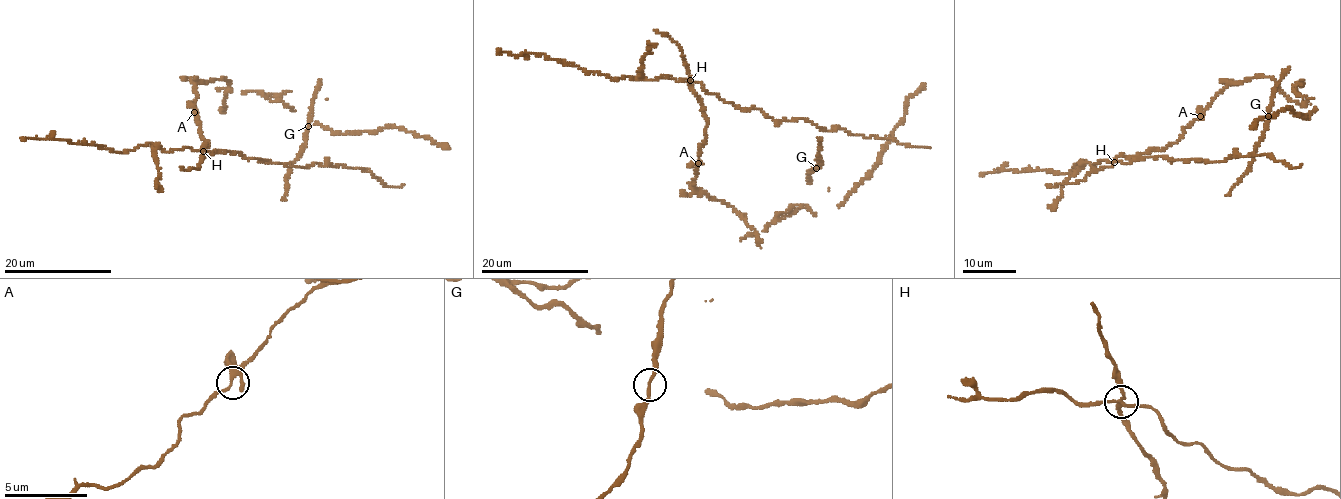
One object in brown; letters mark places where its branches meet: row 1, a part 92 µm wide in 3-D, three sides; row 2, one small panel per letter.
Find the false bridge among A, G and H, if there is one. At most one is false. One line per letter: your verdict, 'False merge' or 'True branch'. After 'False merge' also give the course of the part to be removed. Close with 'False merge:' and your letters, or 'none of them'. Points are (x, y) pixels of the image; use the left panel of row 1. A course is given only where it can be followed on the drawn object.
A: True branch
G: True branch
H: False merge. Course of the part to remove: (202, 151), (212, 155), (227, 150), (261, 161), (305, 167), (361, 168), (386, 186), (405, 184)
False merge: H

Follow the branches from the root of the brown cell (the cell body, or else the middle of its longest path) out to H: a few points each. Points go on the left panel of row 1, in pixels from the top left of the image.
H: (196, 112), (200, 136), (209, 142), (202, 151)

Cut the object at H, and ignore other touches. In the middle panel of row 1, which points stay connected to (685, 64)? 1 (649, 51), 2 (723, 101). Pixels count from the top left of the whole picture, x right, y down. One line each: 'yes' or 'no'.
1: no
2: no

